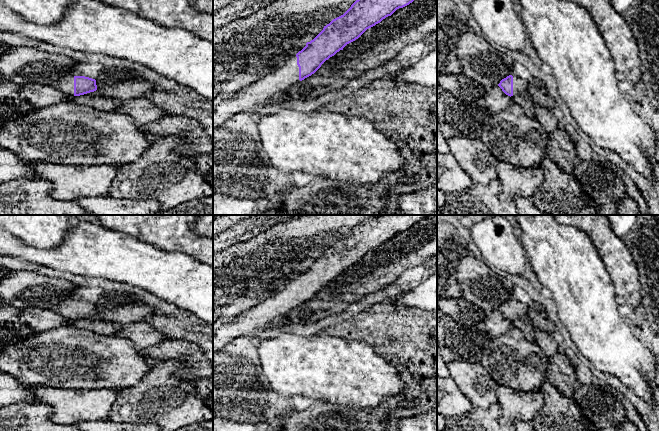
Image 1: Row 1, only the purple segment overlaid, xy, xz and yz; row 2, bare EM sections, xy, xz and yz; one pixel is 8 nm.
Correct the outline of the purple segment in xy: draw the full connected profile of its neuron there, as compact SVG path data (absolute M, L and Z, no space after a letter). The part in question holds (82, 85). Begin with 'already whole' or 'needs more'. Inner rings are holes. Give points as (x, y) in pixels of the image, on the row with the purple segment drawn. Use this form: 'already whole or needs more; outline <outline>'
needs more; outline M71 74L62 77L55 87L67 96L80 96L97 90L95 79Z

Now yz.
needs more; outline M509 75L500 81L498 86L506 95L511 97L514 94L526 92L528 90L529 83L530 82L519 77Z

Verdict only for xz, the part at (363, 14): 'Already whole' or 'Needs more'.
Needs more

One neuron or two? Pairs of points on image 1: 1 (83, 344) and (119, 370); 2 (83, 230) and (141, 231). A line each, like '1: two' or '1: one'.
1: one
2: two

